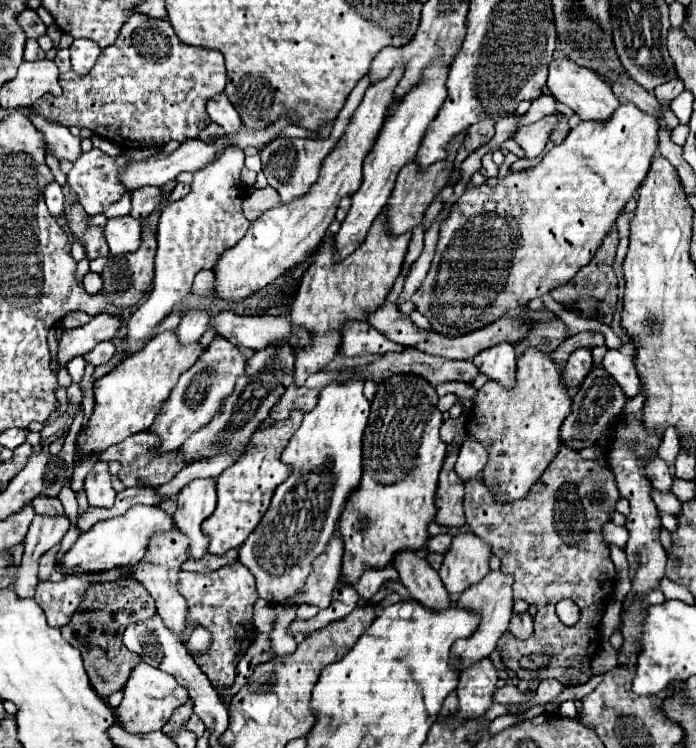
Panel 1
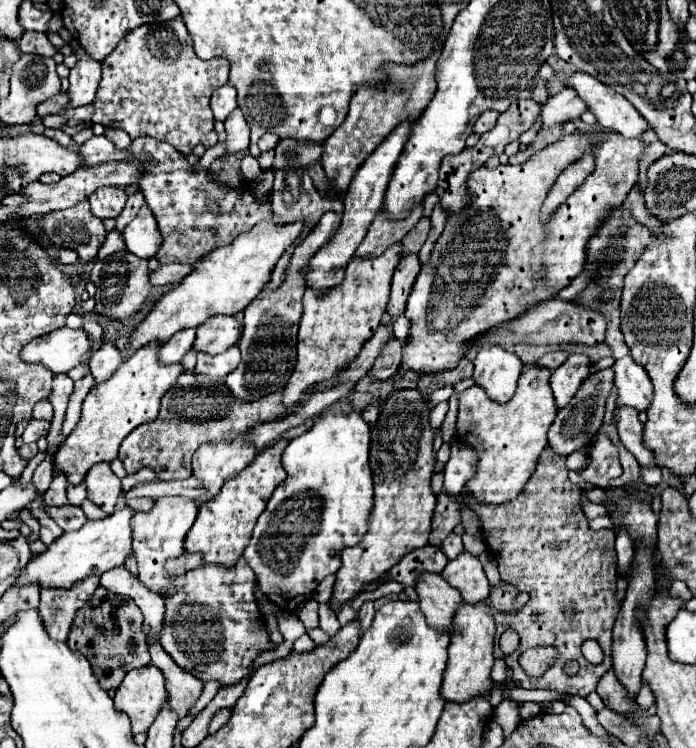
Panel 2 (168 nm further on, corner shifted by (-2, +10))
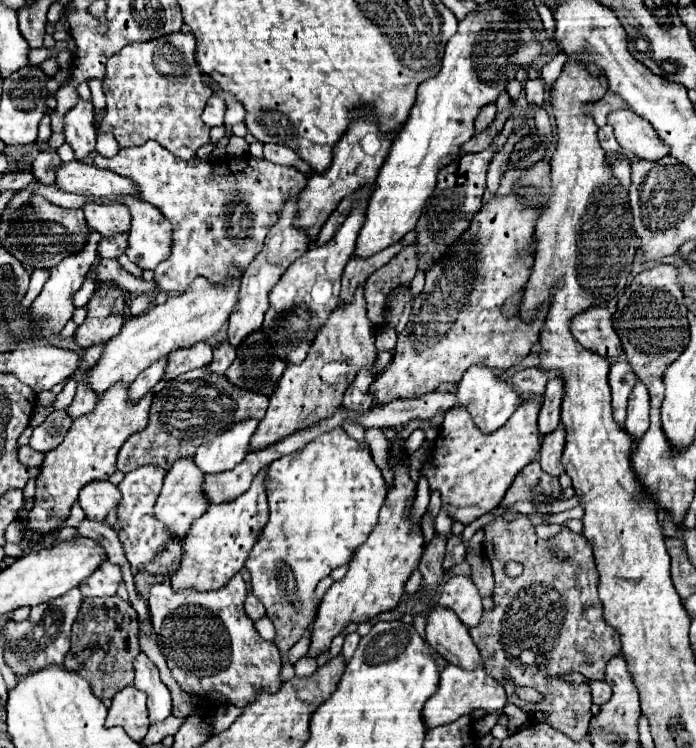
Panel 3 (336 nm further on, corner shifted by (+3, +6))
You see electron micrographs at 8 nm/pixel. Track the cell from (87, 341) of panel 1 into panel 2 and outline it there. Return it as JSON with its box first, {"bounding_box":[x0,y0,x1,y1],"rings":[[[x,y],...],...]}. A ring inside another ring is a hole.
{"bounding_box":[21,326,93,374],"rings":[[[63,326],[47,336],[31,340],[23,348],[21,358],[25,362],[41,362],[53,374],[59,374],[59,372],[69,372],[73,366],[77,366],[81,358],[91,352],[91,348],[93,342],[83,328],[73,330]]]}

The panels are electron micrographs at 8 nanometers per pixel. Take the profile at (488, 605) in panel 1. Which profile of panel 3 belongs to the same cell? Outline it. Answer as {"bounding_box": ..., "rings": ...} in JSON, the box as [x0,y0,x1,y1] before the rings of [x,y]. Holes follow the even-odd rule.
{"bounding_box":[422,664,506,730],"rings":[[[448,664],[444,668],[444,672],[440,674],[440,686],[438,692],[430,696],[430,700],[424,704],[422,710],[422,720],[426,730],[434,730],[438,726],[450,724],[454,720],[458,720],[464,714],[470,714],[474,710],[484,710],[484,712],[494,712],[494,710],[502,710],[506,706],[506,692],[504,688],[486,676],[486,672],[482,668],[478,670],[462,670],[454,664]]]}

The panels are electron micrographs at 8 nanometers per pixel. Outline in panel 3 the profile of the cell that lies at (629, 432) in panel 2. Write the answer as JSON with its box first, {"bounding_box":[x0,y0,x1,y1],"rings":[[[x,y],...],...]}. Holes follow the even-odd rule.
{"bounding_box":[608,356,638,428],"rings":[[[620,356],[618,360],[612,362],[610,374],[608,374],[608,384],[612,388],[614,420],[620,424],[620,428],[624,428],[628,396],[630,396],[632,388],[636,386],[636,382],[638,382],[638,376],[632,372],[632,368],[630,368],[630,364],[628,364],[628,360],[624,356]]]}

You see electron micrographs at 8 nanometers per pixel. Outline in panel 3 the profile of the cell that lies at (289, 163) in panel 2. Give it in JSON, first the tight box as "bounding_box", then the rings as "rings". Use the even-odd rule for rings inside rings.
{"bounding_box":[228,198,308,348],"rings":[[[296,198],[288,200],[288,204],[284,206],[284,212],[280,214],[278,224],[268,232],[266,242],[262,252],[256,256],[256,260],[252,260],[252,264],[248,266],[248,270],[244,272],[242,278],[242,286],[240,286],[240,296],[238,296],[238,304],[228,320],[228,342],[238,348],[240,342],[250,334],[256,332],[264,320],[264,312],[268,310],[268,292],[272,290],[272,286],[276,284],[276,280],[280,280],[280,276],[286,272],[286,268],[300,258],[306,250],[308,250],[308,236],[302,230],[296,230],[292,226],[296,218]]]}

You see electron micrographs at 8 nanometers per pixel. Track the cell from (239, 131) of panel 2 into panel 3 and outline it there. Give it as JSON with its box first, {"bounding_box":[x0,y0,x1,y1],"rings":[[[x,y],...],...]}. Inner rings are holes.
{"bounding_box":[202,74,244,130],"rings":[[[202,74],[202,76],[204,76],[204,84],[208,84],[214,94],[218,94],[220,98],[224,98],[224,102],[226,102],[226,122],[224,122],[224,126],[226,126],[226,130],[232,130],[232,126],[234,126],[236,122],[244,120],[244,106],[236,100],[236,96],[232,96],[230,92],[220,90],[220,88],[216,86],[216,82],[214,82],[208,74]]]}

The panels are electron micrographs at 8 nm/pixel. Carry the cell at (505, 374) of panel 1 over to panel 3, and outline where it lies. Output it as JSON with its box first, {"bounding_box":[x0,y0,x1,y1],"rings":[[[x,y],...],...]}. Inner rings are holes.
{"bounding_box":[456,366,520,432],"rings":[[[472,366],[466,370],[466,374],[462,376],[456,396],[460,400],[460,404],[468,410],[468,414],[472,416],[472,420],[476,422],[476,426],[482,432],[496,432],[516,410],[520,396],[512,390],[510,382],[504,382],[500,376],[496,376],[492,372],[492,368],[484,368],[484,366]]]}

